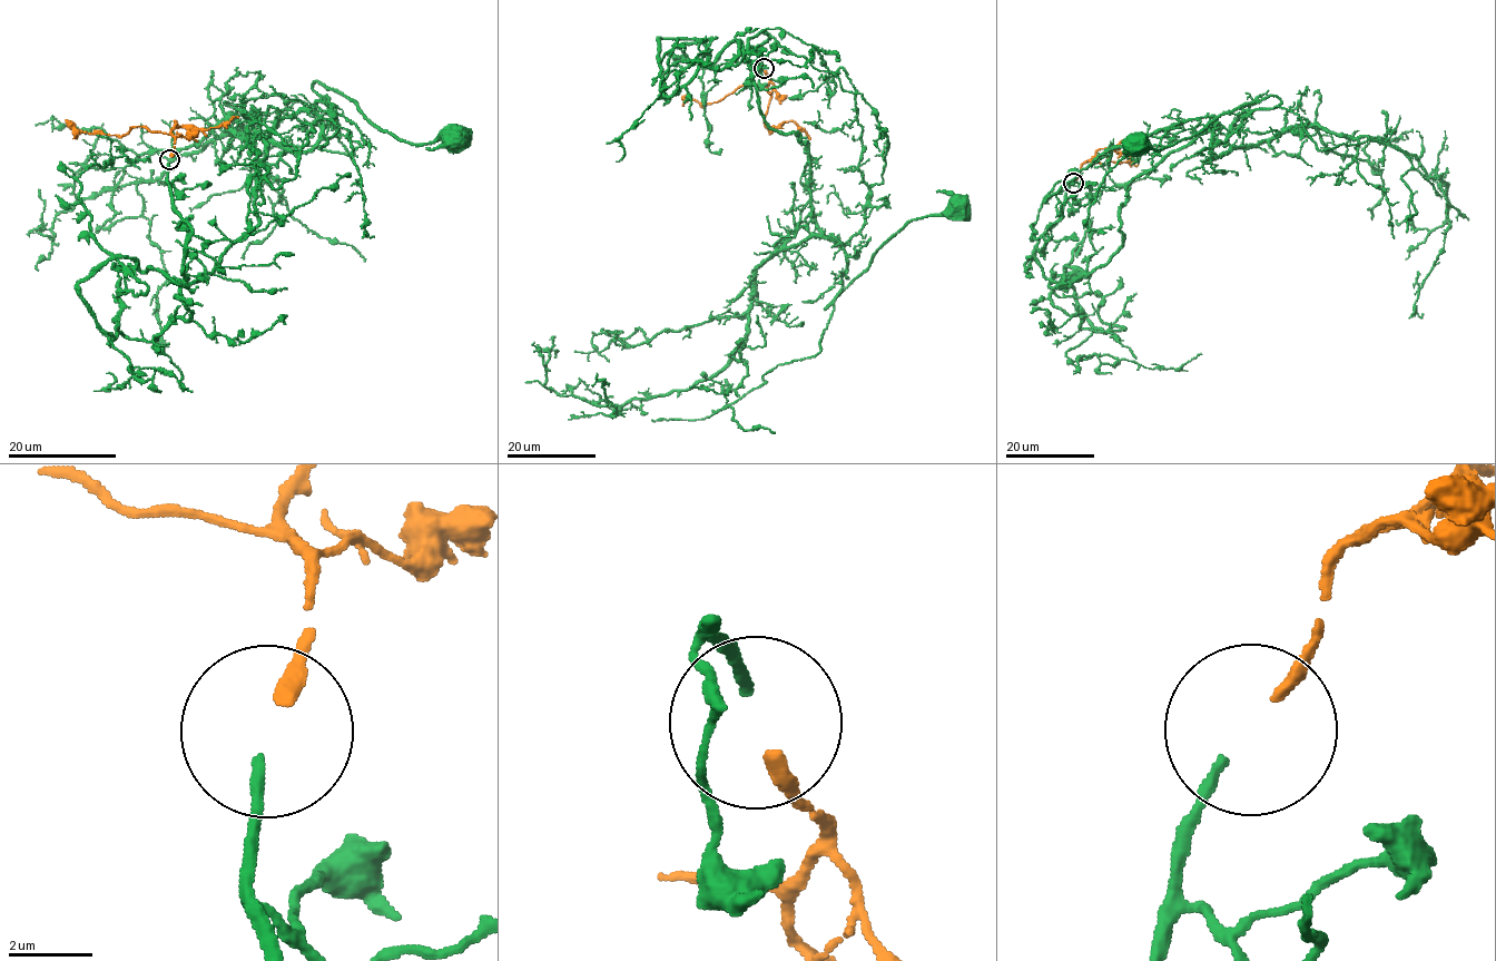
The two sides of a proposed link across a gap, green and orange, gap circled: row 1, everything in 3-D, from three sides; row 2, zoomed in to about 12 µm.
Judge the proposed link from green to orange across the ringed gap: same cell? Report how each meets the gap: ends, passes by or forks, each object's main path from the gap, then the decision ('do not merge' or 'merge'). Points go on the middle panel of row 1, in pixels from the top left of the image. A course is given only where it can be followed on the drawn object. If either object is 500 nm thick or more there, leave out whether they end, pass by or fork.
green ends | orange ends | green via (763, 65), (764, 123), (806, 143), (847, 264), (825, 307), (912, 219), (958, 208) | orange via (764, 70), (770, 79), (766, 86), (739, 86), (709, 104), (682, 97) | merge

